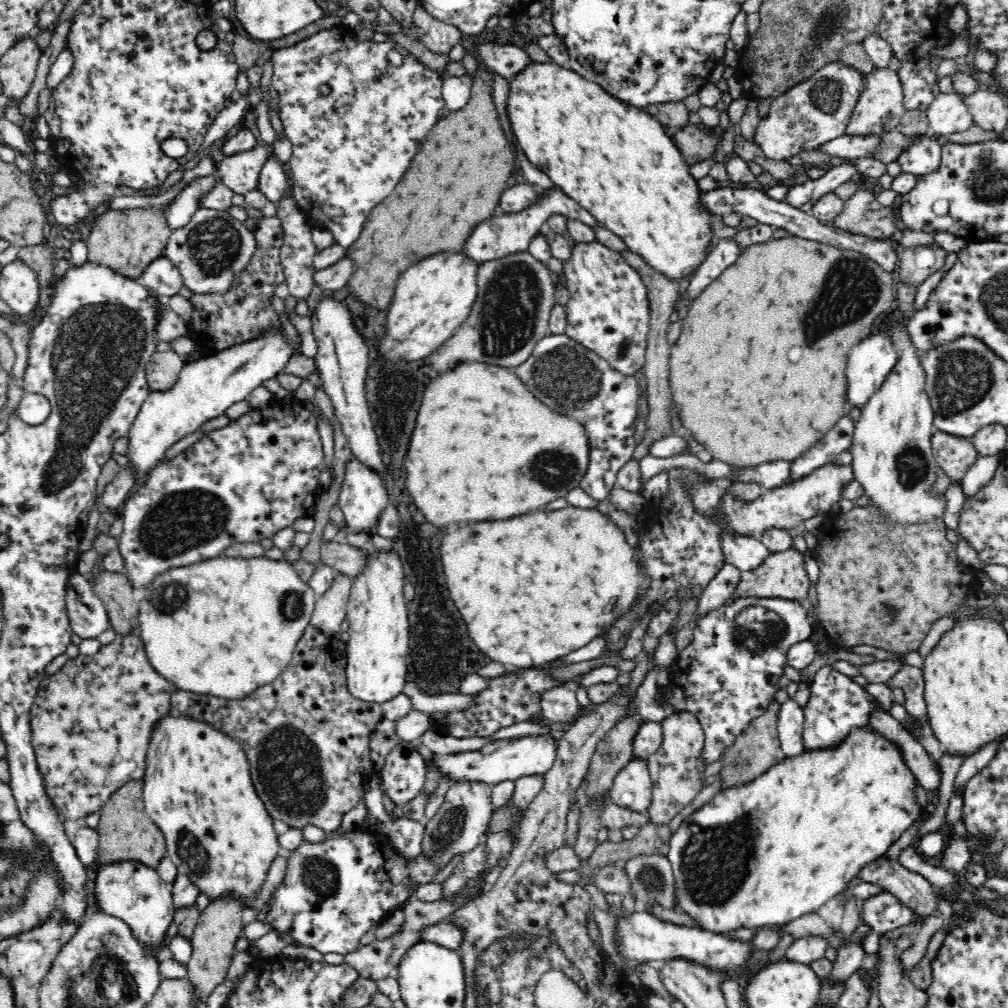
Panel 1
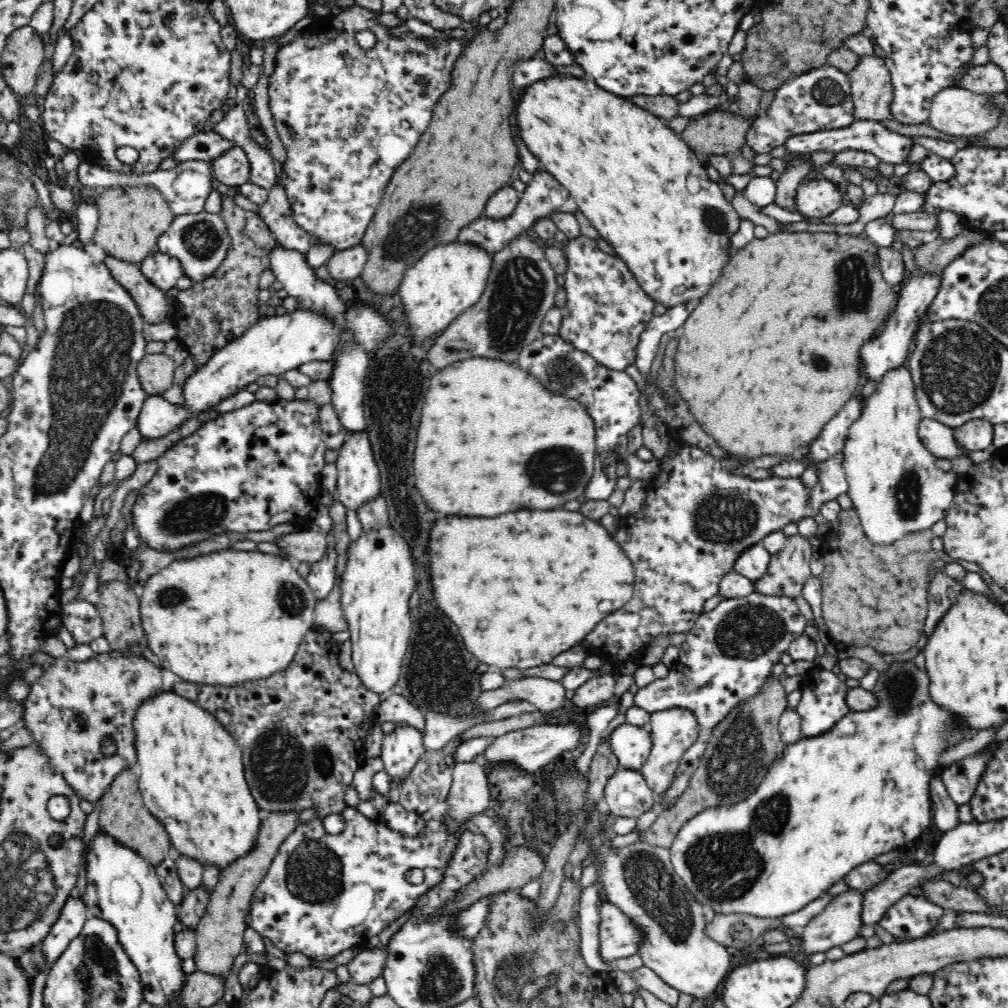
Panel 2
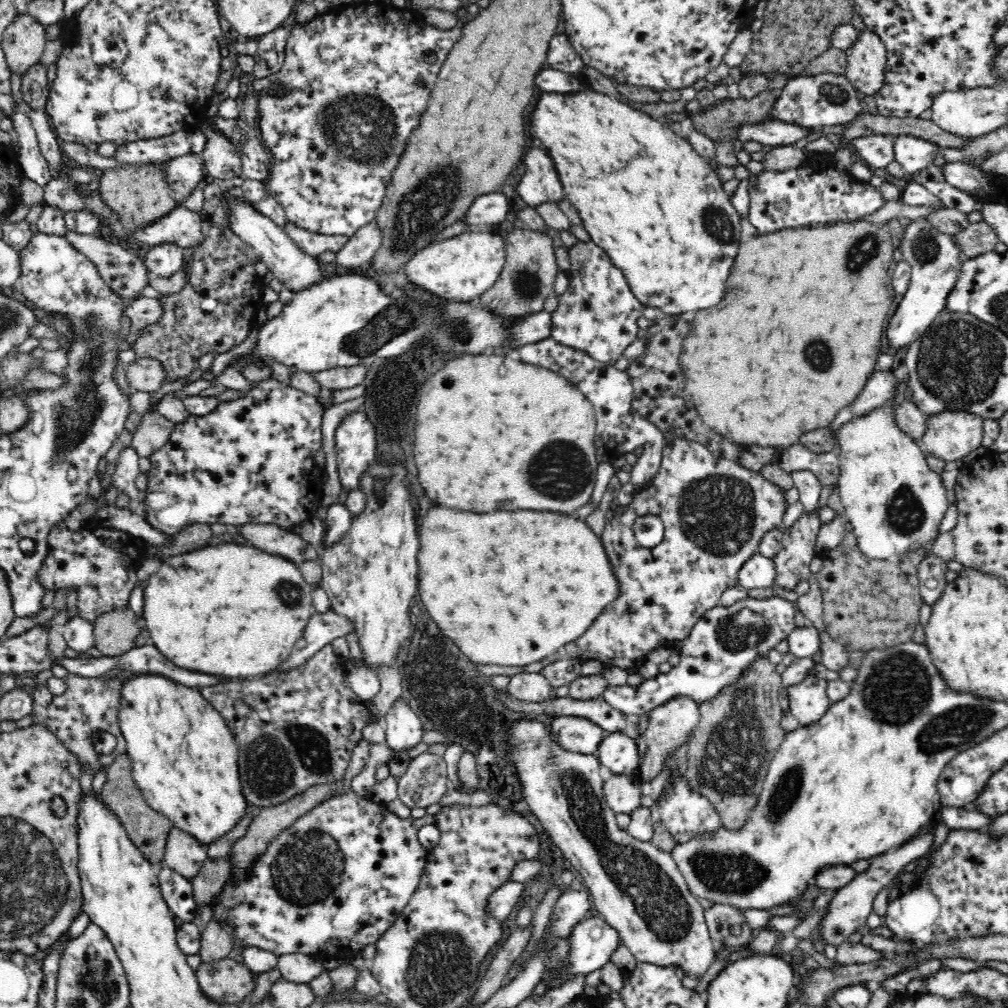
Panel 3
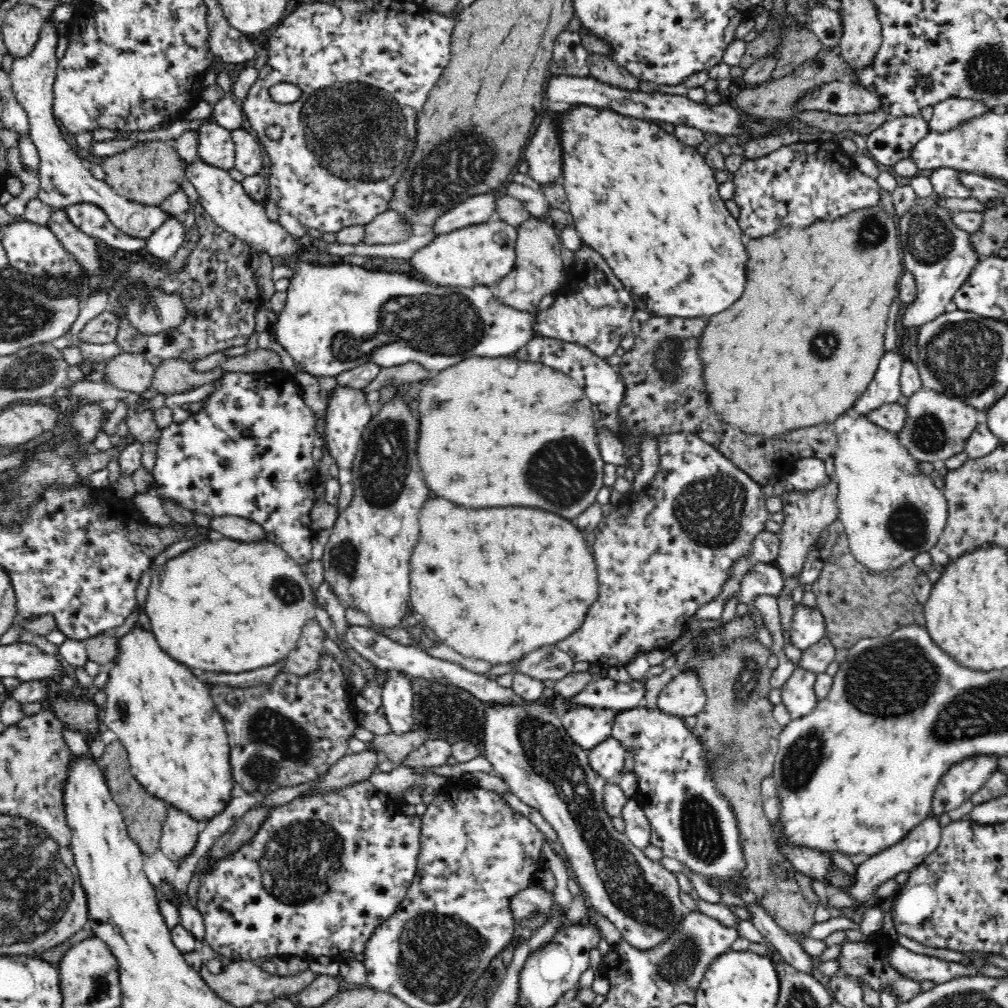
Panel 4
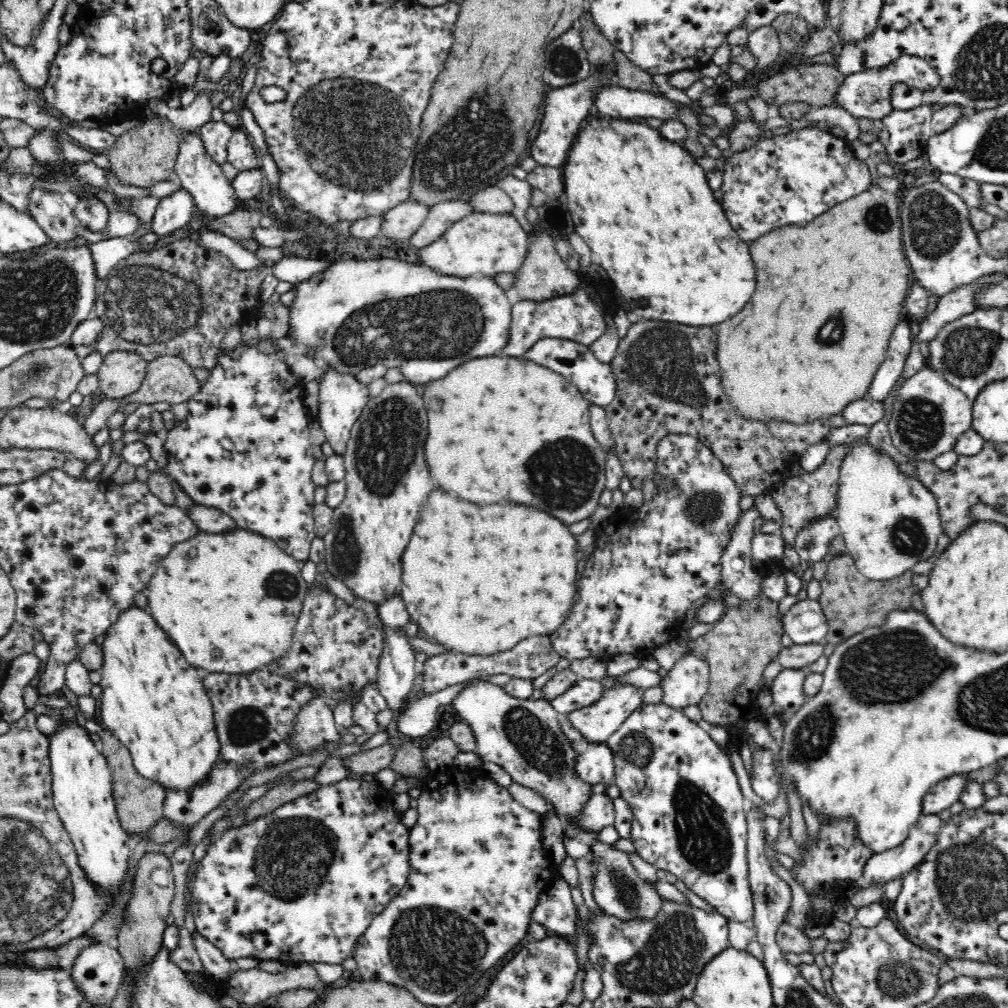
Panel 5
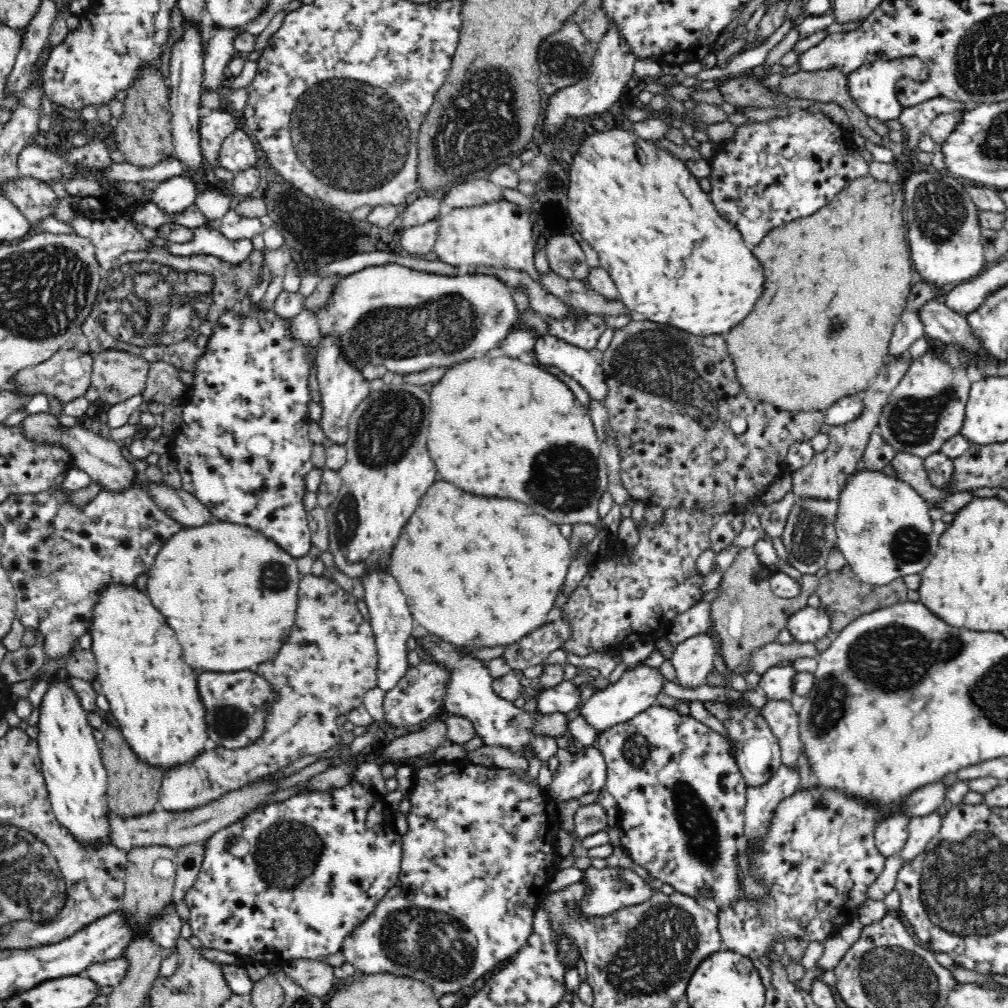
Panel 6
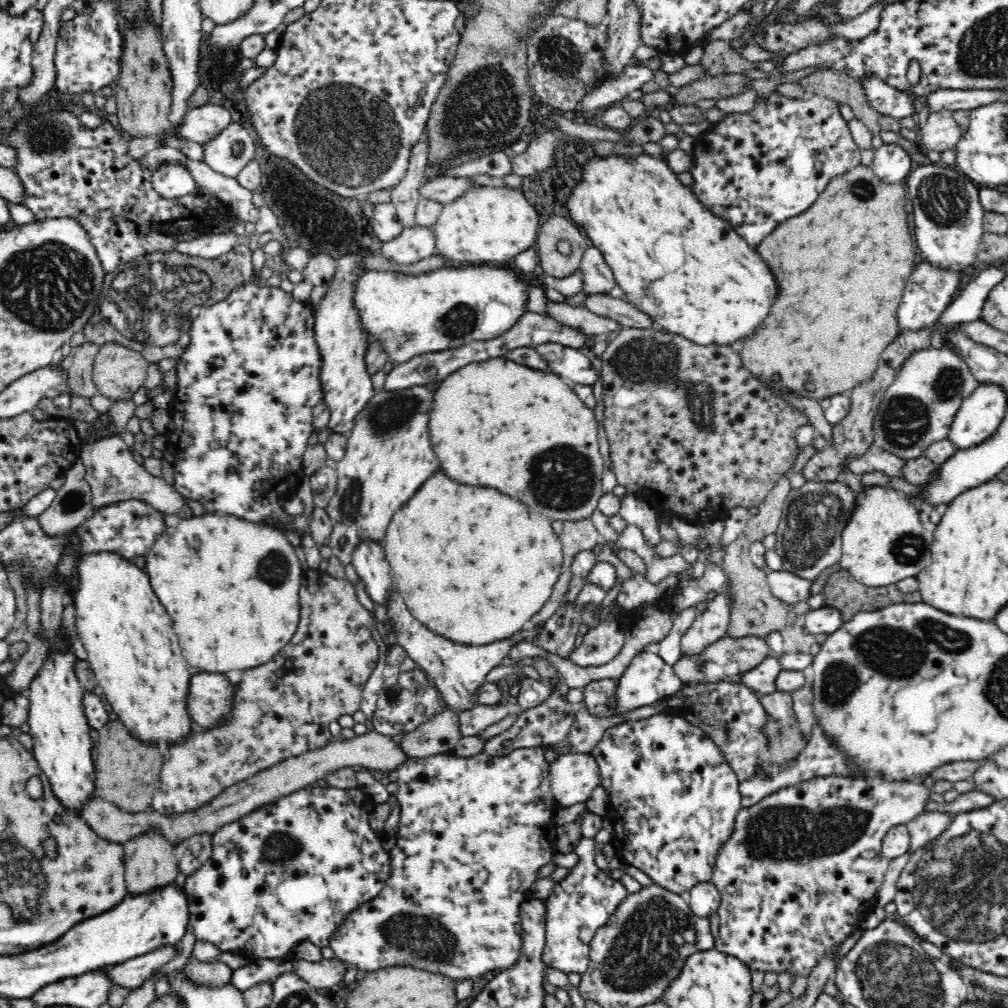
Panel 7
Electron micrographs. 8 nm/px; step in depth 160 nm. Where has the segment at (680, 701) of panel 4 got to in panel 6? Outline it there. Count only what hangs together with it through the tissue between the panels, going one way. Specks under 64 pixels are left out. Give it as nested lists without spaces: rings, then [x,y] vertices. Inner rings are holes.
[[[708,632],[678,642],[670,658],[677,674],[676,682],[686,688],[706,685],[707,676],[714,670],[714,656],[714,641]]]

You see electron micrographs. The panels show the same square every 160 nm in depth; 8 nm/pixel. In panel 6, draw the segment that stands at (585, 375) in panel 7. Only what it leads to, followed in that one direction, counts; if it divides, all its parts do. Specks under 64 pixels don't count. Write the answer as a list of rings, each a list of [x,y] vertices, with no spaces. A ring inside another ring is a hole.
[[[550,334],[538,338],[533,349],[539,362],[560,368],[576,380],[591,398],[600,401],[606,398],[606,377],[595,352],[577,348]]]

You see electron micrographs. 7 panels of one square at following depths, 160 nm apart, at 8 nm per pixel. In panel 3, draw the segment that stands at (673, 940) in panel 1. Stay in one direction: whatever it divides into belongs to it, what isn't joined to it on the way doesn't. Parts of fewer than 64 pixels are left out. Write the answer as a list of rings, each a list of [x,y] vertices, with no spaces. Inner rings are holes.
[[[596,914],[589,915],[584,921],[574,925],[568,938],[568,956],[562,960],[558,968],[545,968],[543,979],[549,989],[554,989],[557,984],[564,979],[564,982],[574,980],[578,975],[586,975],[594,970],[598,970],[611,960],[612,952],[618,948],[621,940],[618,931],[612,928],[602,916]]]

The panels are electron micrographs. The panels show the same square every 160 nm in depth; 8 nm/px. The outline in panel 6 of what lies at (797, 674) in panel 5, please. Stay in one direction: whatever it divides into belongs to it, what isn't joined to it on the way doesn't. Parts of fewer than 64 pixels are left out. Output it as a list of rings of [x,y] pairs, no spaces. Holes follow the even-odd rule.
[[[792,665],[772,666],[760,675],[758,685],[772,700],[792,700],[792,678],[796,669]]]

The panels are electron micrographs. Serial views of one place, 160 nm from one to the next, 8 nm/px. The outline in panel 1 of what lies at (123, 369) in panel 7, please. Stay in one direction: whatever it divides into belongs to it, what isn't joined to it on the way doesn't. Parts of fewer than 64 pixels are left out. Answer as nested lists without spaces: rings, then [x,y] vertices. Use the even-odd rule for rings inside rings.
[[[157,350],[145,366],[145,377],[152,391],[172,388],[184,366],[183,357],[171,351]]]

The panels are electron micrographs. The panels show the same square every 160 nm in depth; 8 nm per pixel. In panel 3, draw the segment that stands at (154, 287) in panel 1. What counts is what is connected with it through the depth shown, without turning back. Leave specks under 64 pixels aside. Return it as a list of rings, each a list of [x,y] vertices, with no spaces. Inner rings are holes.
[[[162,242],[154,245],[142,259],[151,275],[168,278],[182,266],[182,248]]]

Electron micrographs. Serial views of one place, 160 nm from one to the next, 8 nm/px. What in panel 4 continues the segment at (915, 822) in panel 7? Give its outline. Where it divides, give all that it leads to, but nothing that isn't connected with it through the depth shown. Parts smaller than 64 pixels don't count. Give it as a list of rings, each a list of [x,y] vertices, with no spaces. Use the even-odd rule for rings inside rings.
[[[937,816],[926,818],[918,827],[915,827],[902,841],[890,848],[878,852],[874,856],[870,856],[863,864],[858,866],[855,872],[855,883],[850,888],[849,894],[856,899],[858,905],[856,907],[864,908],[868,905],[876,903],[874,891],[894,879],[901,872],[910,873],[911,869],[916,868],[930,853],[933,853],[941,842],[941,826]]]

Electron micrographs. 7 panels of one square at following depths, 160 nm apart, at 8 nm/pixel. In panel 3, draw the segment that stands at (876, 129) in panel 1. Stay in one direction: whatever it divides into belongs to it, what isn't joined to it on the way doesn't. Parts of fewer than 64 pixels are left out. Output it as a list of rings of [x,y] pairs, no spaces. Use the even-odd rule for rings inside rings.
[[[867,27],[858,30],[856,42],[845,53],[846,77],[860,92],[873,96],[885,78],[886,49],[882,39]]]

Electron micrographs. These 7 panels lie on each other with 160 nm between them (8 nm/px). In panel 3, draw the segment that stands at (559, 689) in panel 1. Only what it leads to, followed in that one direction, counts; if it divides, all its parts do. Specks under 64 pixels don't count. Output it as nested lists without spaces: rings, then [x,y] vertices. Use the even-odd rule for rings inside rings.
[[[521,672],[511,676],[506,689],[508,694],[518,700],[542,702],[542,700],[550,698],[552,685],[540,672]]]

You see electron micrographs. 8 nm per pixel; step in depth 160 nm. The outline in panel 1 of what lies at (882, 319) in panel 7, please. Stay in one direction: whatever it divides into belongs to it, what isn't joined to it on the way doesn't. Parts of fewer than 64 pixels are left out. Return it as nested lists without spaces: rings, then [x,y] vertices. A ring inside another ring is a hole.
[[[798,236],[770,239],[766,242],[750,244],[696,300],[689,306],[688,316],[682,325],[678,342],[672,344],[669,370],[673,402],[680,406],[680,420],[703,444],[714,459],[736,468],[754,467],[760,463],[788,460],[793,461],[805,450],[814,446],[832,429],[849,410],[846,394],[846,358],[854,344],[871,337],[876,316],[885,313],[894,302],[894,280],[880,265],[872,262],[861,252],[836,248],[830,244],[808,240]]]

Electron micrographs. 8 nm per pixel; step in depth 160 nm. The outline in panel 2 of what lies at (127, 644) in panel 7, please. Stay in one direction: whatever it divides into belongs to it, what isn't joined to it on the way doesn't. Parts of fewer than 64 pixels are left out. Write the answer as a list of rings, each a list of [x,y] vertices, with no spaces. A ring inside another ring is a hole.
[[[173,689],[160,690],[142,700],[132,716],[132,729],[137,754],[139,798],[166,828],[172,848],[179,854],[199,860],[203,865],[215,864],[220,869],[248,854],[258,838],[260,807],[253,800],[246,783],[242,749],[238,748],[236,739],[205,708],[176,694]]]

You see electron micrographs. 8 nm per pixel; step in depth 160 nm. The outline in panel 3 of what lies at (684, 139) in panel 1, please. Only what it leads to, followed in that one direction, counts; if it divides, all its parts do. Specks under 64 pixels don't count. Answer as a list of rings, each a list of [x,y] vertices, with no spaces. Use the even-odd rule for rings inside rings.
[[[764,90],[754,98],[738,97],[717,102],[693,114],[693,126],[712,140],[731,138],[731,129],[744,122],[760,122],[769,118],[778,90]]]

